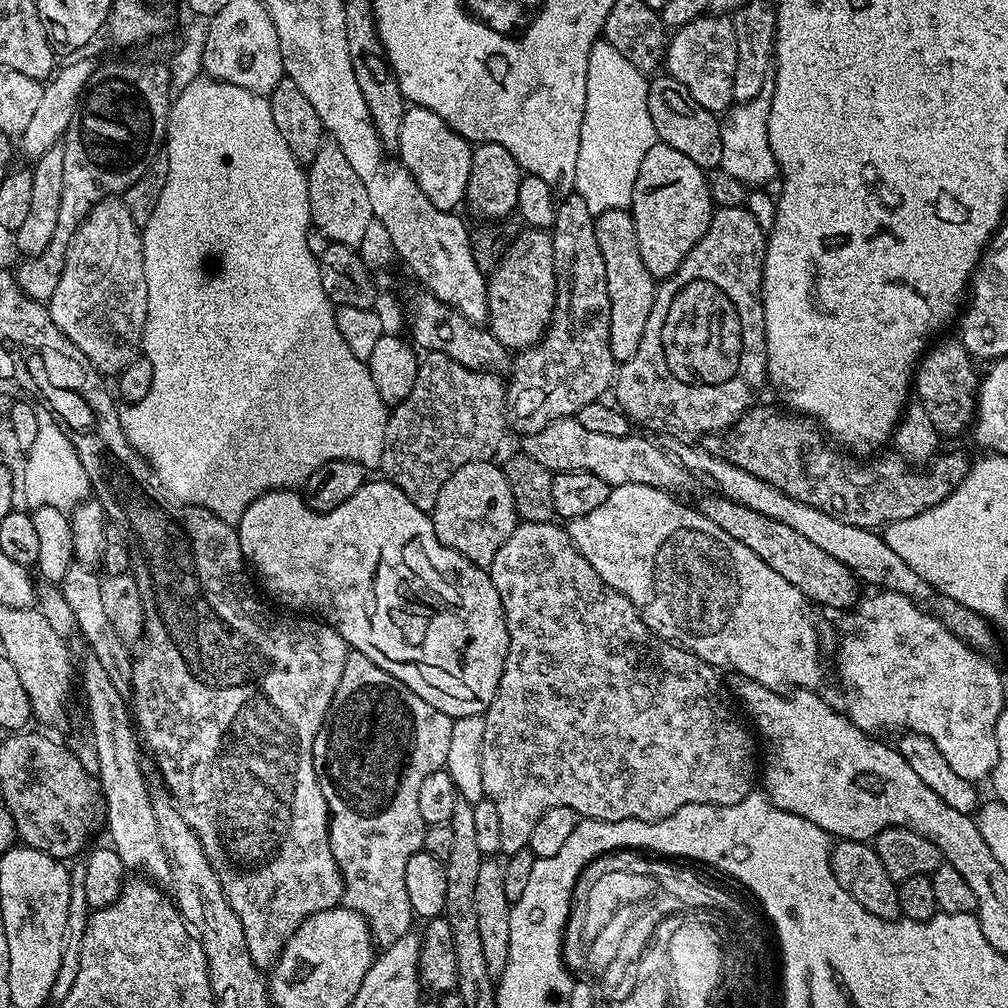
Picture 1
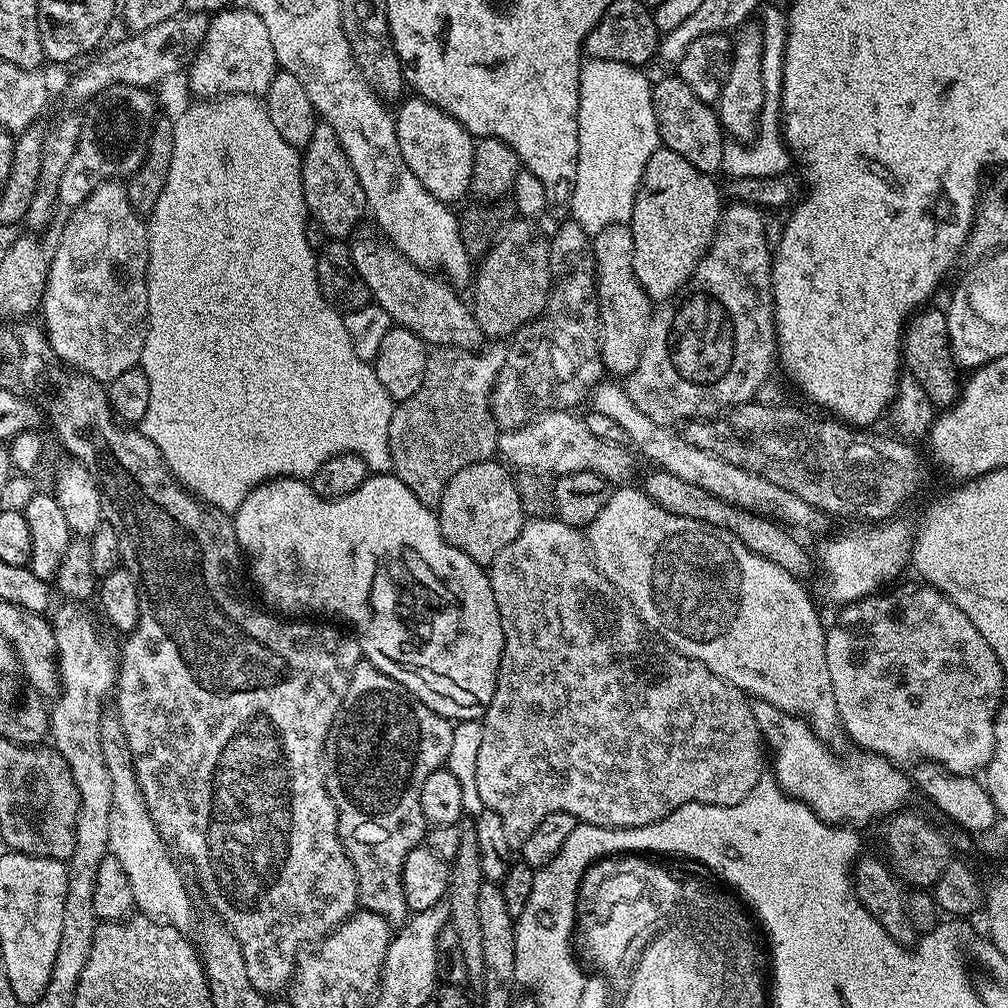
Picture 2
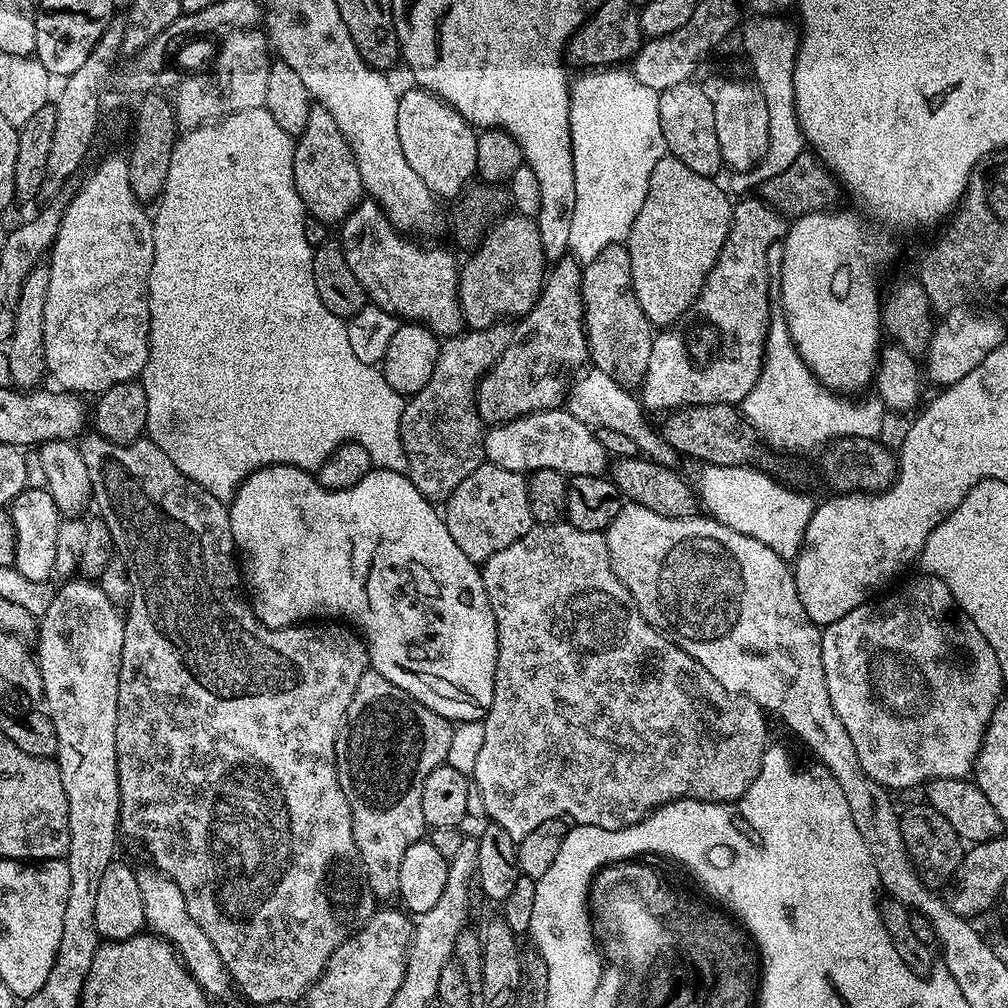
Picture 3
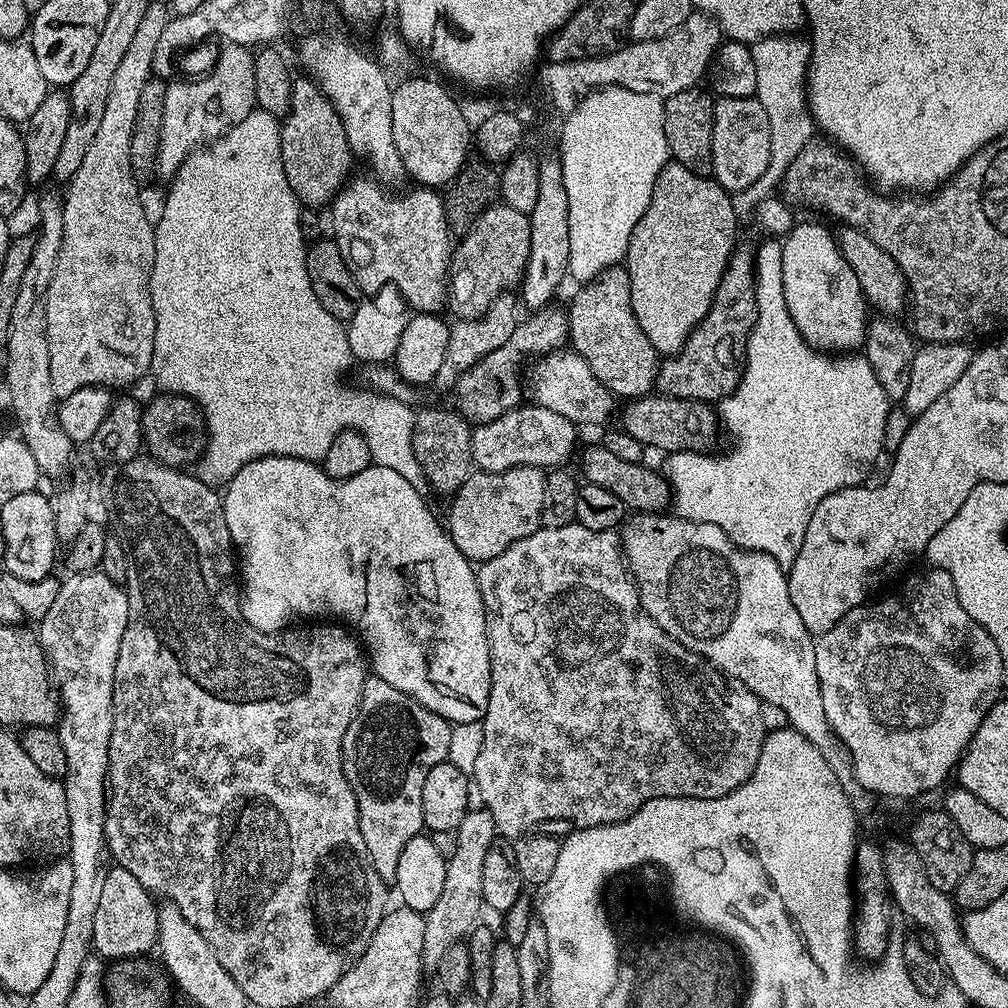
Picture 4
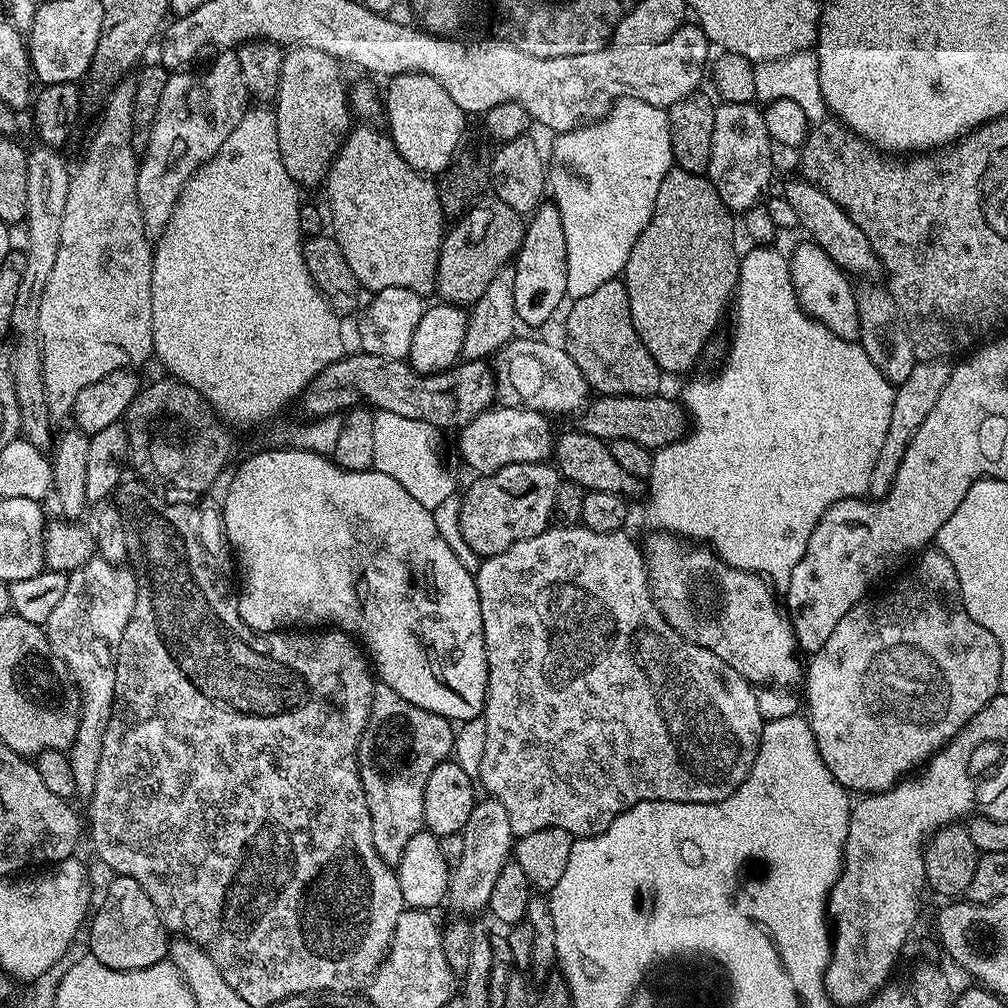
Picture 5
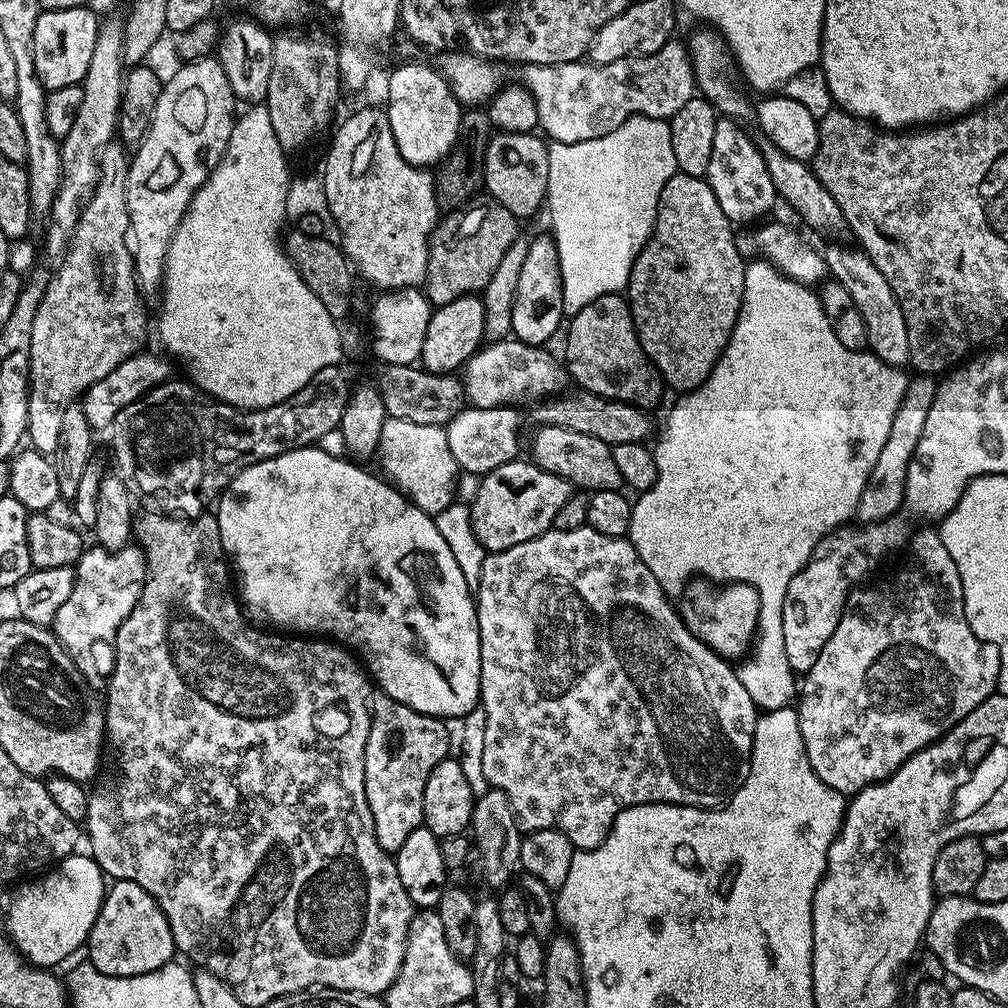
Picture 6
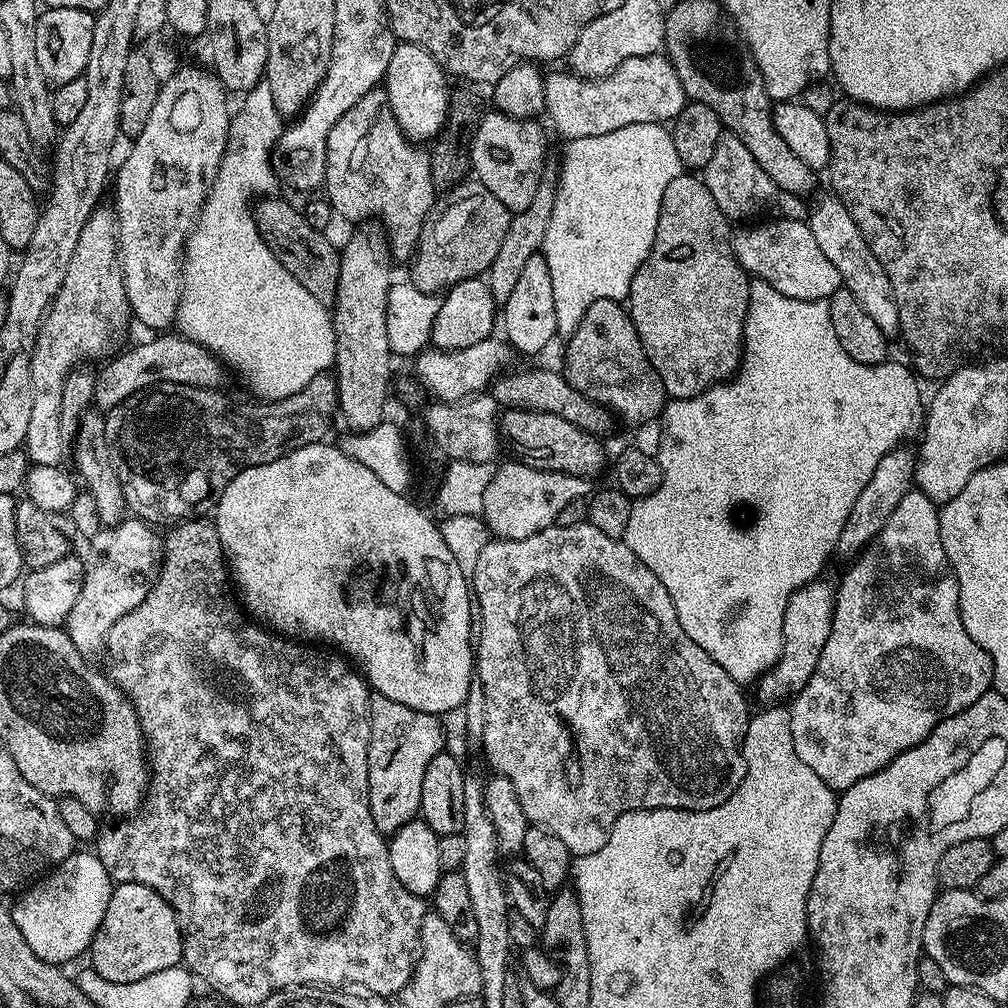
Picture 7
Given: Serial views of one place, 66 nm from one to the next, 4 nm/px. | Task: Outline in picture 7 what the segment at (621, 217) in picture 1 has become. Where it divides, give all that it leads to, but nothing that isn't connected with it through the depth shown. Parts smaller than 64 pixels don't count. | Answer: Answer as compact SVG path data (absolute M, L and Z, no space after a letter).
M599 300L582 314L582 322L574 330L574 334L567 337L568 349L564 352L563 375L586 398L596 404L602 404L617 417L620 416L628 424L644 424L661 415L666 403L666 393L662 386L662 378L654 370L650 358L646 358L646 350L642 350L642 342L638 338L638 330L632 321L627 307L619 300Z

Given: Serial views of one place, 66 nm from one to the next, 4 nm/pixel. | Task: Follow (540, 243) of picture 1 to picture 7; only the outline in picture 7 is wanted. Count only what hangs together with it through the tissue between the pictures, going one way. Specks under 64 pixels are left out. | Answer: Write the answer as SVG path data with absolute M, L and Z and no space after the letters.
M475 191L454 201L440 213L437 211L425 223L420 241L416 244L416 255L410 261L410 283L419 292L440 294L463 280L483 277L494 262L506 239L506 230L510 230L513 213L489 192Z

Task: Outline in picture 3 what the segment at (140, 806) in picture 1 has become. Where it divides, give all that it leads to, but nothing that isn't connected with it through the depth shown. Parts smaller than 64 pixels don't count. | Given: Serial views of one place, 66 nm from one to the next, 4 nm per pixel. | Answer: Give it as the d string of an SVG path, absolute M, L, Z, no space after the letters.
M155 867L137 871L138 890L142 890L142 908L144 910L144 923L160 939L168 941L176 949L176 955L184 963L184 968L198 982L205 996L215 998L224 996L230 989L230 977L222 958L218 958L218 950L214 950L214 942L202 934L202 926L190 918L188 906L190 901L182 898L182 890L169 880L162 872L156 871Z

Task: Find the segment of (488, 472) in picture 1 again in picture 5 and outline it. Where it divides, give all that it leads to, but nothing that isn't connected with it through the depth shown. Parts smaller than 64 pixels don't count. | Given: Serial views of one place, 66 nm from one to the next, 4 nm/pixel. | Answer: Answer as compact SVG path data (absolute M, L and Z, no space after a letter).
M551 463L511 464L489 476L480 476L463 493L462 536L480 558L497 556L514 542L547 532L554 516L554 498L562 477Z

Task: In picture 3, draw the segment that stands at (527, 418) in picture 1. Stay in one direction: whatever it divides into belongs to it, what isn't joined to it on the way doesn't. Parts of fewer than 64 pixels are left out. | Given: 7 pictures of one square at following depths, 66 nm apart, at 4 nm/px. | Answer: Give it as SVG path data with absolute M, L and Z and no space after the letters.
M575 258L557 260L551 265L535 306L519 317L512 329L510 346L506 346L502 358L476 385L476 409L485 425L505 424L519 416L565 403L570 377L590 360L580 289L583 277L581 261Z

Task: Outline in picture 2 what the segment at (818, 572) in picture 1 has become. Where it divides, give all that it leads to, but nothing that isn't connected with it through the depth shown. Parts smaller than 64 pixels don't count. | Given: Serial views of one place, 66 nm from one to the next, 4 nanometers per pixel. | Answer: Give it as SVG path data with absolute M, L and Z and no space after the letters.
M652 470L652 473L645 478L644 484L642 483L642 490L655 504L662 506L662 510L670 510L672 514L678 514L682 518L694 518L698 522L726 529L730 534L737 536L750 551L757 552L759 556L782 566L786 574L805 578L804 576L812 572L811 554L791 536L793 535L791 531L785 530L771 519L761 518L759 515L747 512L745 508L737 508L736 505L702 490L702 486L690 486L690 482L682 482L682 478L669 472Z

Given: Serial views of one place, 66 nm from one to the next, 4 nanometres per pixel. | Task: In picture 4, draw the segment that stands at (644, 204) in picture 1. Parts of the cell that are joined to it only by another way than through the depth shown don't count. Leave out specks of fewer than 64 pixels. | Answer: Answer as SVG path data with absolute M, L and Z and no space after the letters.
M669 162L654 182L654 194L650 194L646 214L638 218L638 226L634 226L634 234L630 234L626 267L630 274L630 302L634 306L634 318L638 318L642 334L650 338L654 350L661 357L675 356L684 349L689 336L702 318L706 318L714 302L718 282L722 282L722 274L737 247L736 208L732 200L733 197L711 175L699 176L686 166Z

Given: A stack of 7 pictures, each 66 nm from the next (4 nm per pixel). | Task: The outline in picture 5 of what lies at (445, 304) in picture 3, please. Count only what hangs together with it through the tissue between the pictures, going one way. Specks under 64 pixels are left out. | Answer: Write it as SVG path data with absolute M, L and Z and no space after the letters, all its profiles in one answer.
M364 122L359 126L353 127L348 133L348 137L344 139L344 144L340 148L340 153L337 154L332 169L328 171L326 181L326 189L328 188L328 204L326 203L327 211L330 213L330 232L336 237L338 246L342 250L342 255L346 258L346 263L350 266L350 270L354 270L354 278L358 278L361 289L367 290L369 293L375 294L384 288L390 286L398 286L406 290L414 290L417 294L423 297L429 295L436 287L436 271L438 270L438 258L440 257L440 244L444 241L446 231L446 217L442 206L440 205L440 190L435 183L432 184L427 175L423 172L415 172L412 167L402 158L402 154L398 154L398 150L394 146L391 135L379 132L376 128L371 128L371 123Z

